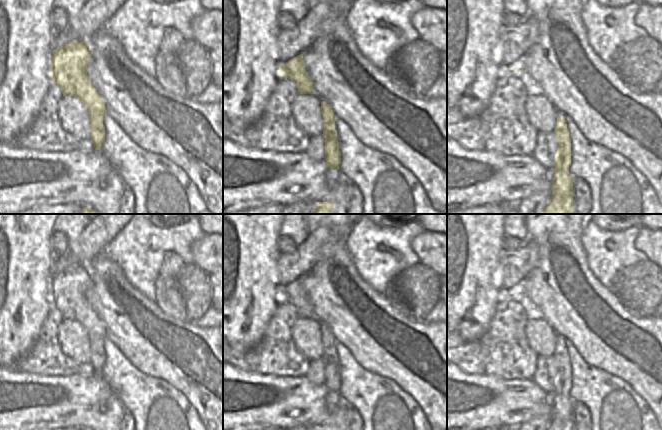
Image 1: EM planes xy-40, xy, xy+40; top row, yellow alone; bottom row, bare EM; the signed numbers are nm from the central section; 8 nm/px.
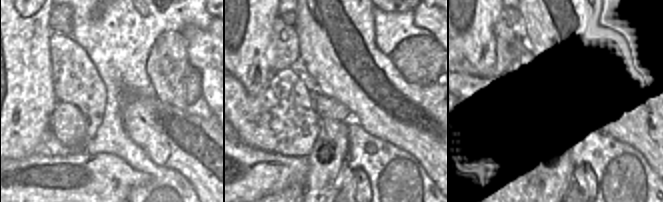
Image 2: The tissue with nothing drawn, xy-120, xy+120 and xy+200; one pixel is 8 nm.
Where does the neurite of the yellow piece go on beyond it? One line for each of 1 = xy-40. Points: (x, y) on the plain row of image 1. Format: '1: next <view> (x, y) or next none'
1: next none

